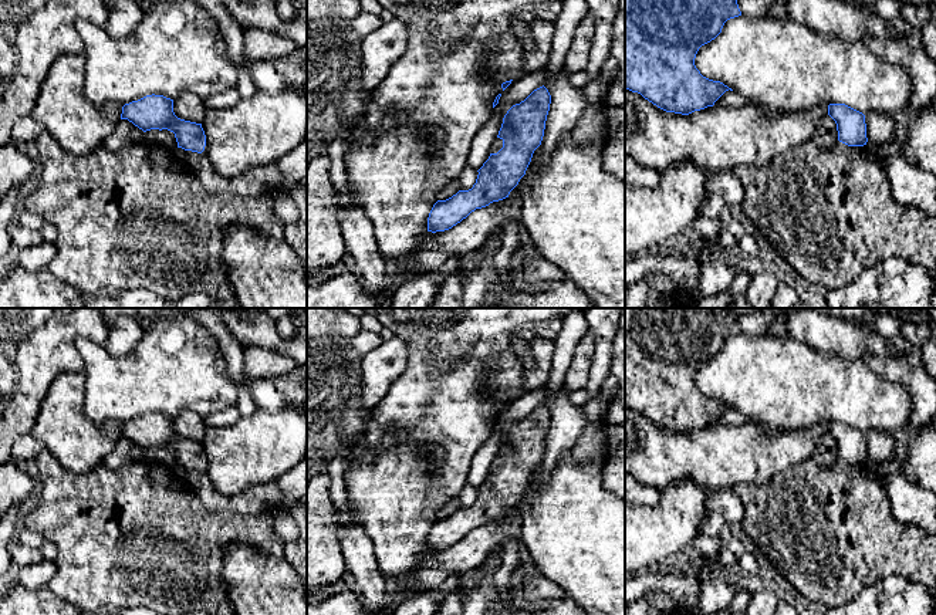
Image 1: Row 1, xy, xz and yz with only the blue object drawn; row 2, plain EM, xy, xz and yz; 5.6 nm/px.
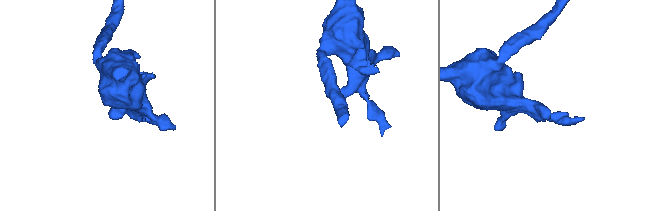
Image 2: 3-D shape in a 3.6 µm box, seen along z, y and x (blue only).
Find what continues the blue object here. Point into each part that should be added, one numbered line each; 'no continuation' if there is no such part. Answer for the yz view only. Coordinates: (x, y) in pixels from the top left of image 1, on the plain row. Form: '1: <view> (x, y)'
no continuation

